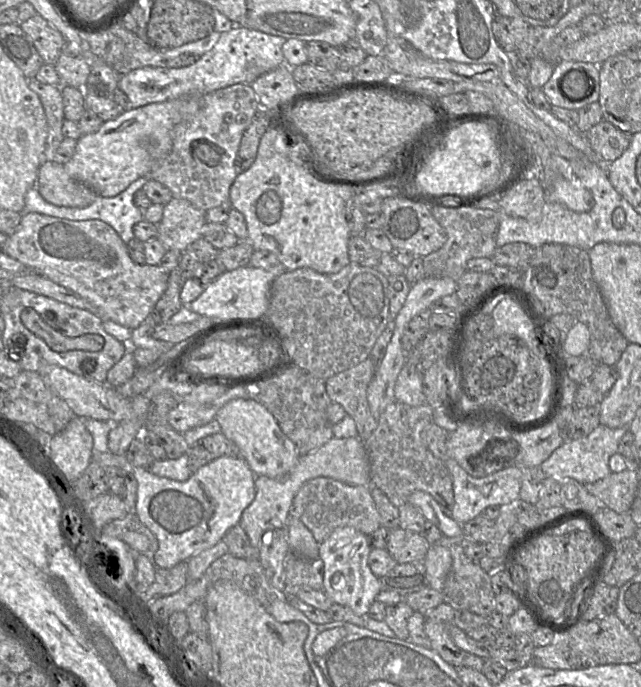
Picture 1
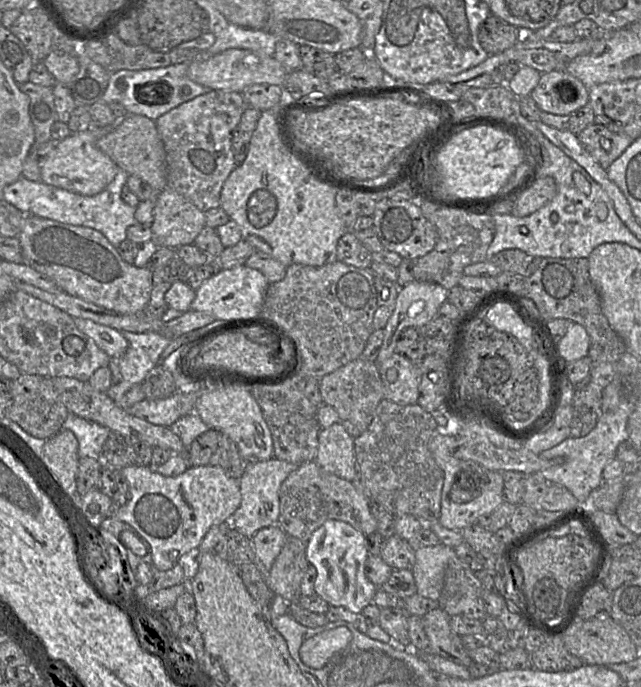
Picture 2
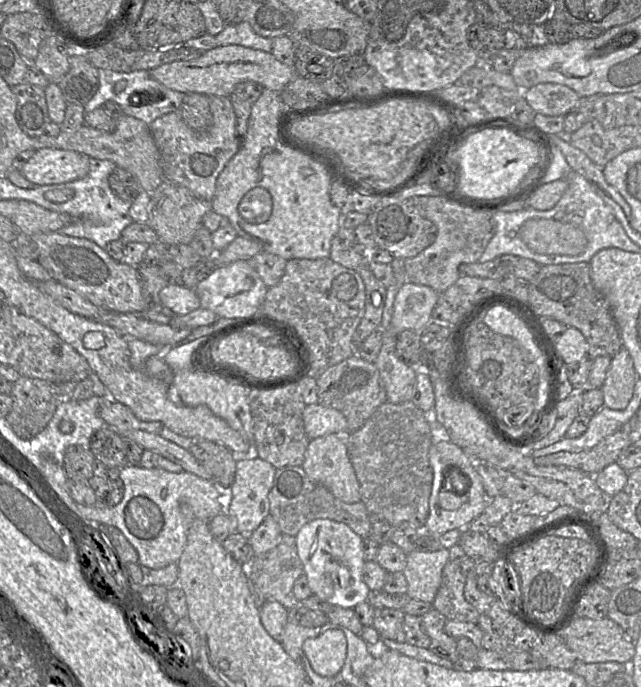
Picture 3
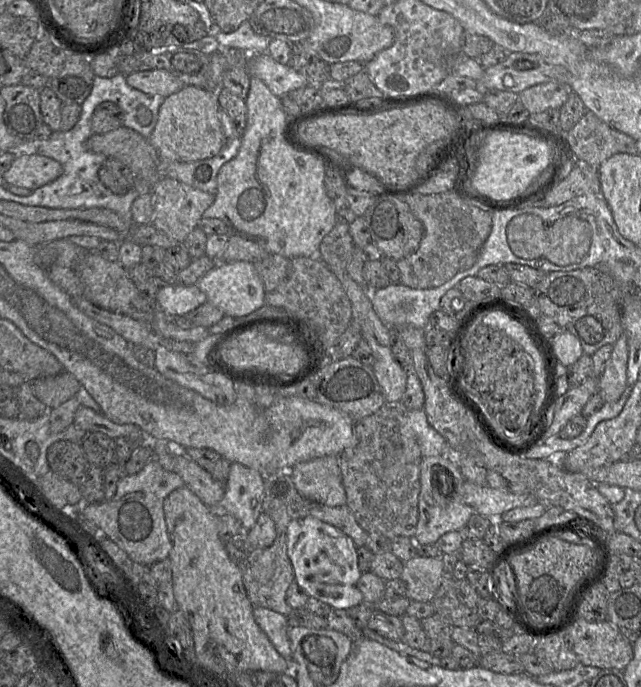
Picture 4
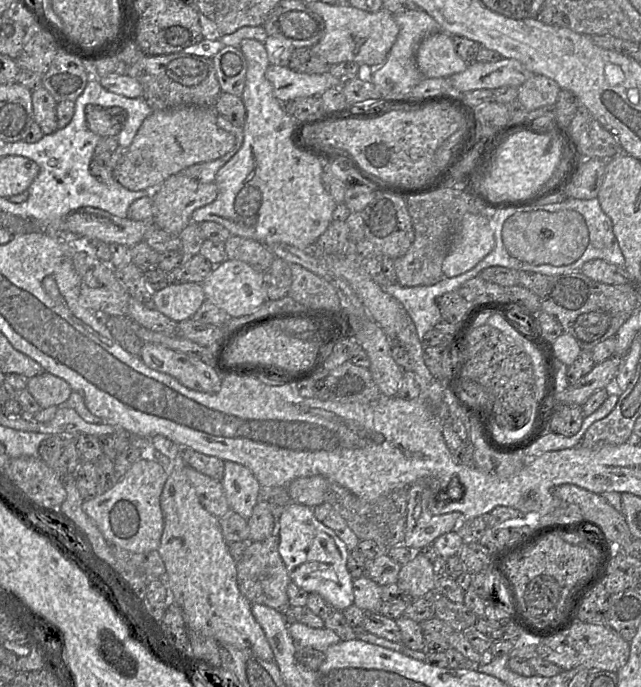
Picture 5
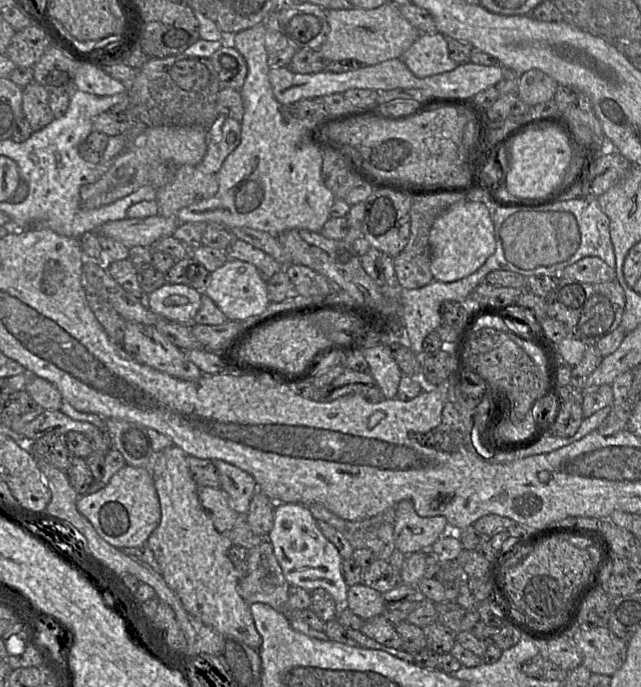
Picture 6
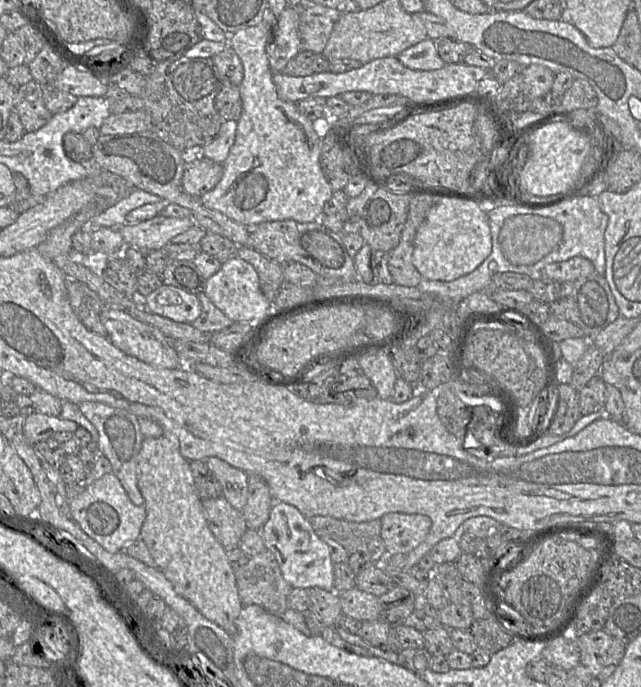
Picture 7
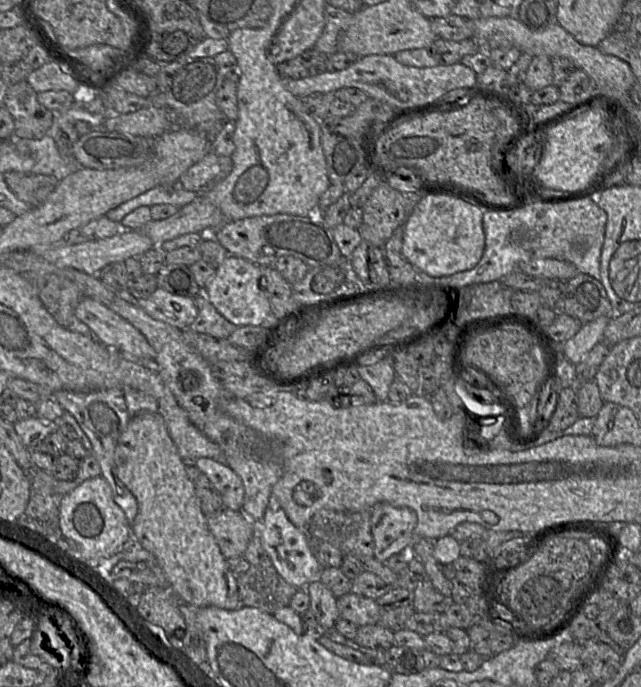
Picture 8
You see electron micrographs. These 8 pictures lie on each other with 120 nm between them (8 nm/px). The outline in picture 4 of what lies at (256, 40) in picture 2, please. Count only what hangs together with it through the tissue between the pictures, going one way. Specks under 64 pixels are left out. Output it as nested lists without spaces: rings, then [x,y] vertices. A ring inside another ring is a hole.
[[[249,21],[243,22],[234,32],[220,31],[215,38],[221,49],[237,49],[249,55],[267,53],[270,43],[270,39],[254,32]]]

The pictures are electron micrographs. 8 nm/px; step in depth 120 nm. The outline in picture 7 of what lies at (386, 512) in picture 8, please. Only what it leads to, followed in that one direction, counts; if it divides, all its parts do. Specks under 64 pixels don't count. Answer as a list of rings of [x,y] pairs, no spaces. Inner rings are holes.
[[[400,512],[387,513],[380,521],[387,555],[409,553],[425,540],[432,525],[426,515]]]

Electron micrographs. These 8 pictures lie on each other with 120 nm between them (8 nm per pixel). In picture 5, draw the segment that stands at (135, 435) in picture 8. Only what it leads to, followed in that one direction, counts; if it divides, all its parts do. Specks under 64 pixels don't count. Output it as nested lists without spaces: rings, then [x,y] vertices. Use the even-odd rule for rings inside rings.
[[[173,465],[161,494],[164,531],[157,551],[165,564],[170,601],[182,611],[187,629],[215,639],[222,647],[249,649],[257,657],[273,661],[272,648],[252,613],[252,604],[240,592],[237,562],[222,535],[220,519],[202,506],[183,466],[187,465]]]

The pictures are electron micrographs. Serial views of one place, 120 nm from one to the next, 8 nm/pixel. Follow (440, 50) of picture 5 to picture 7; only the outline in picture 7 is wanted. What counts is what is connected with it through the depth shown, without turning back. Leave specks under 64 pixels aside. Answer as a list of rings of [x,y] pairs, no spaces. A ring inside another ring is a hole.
[[[430,38],[411,46],[396,57],[412,70],[435,70],[445,65],[437,52],[435,41]]]

